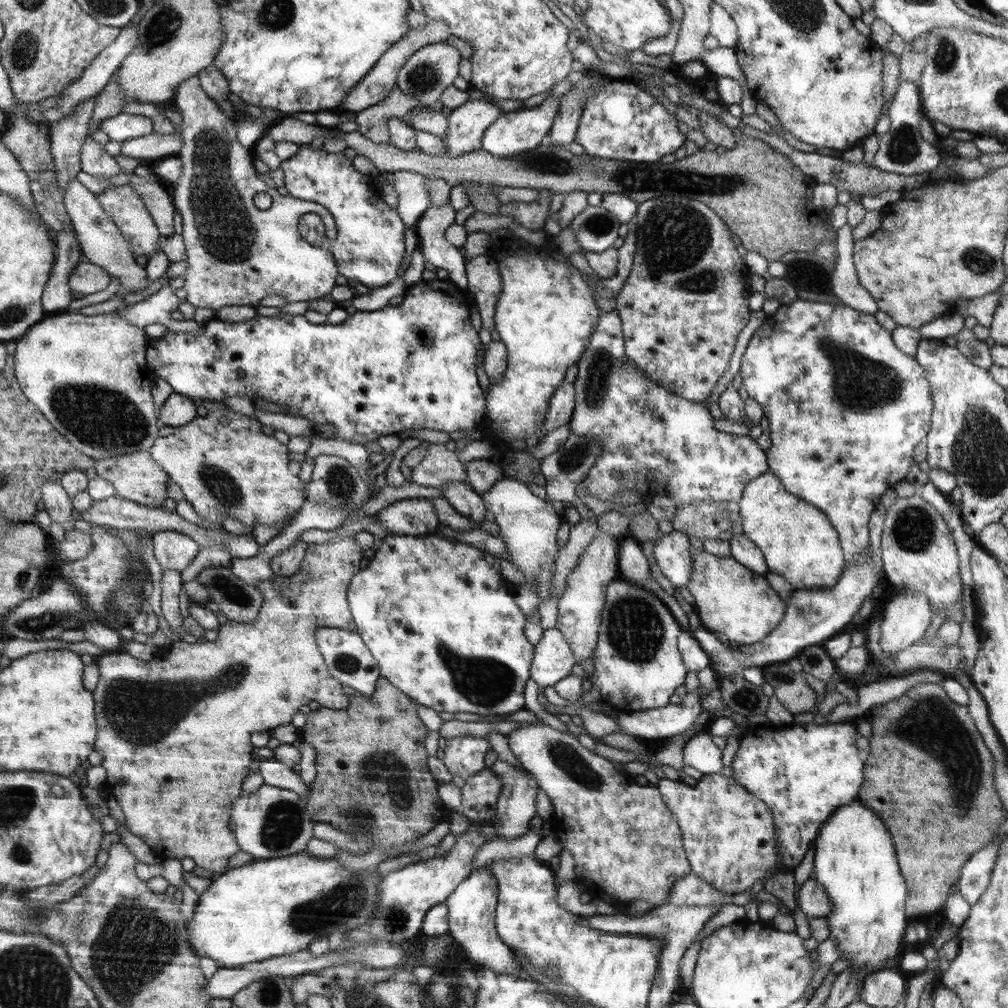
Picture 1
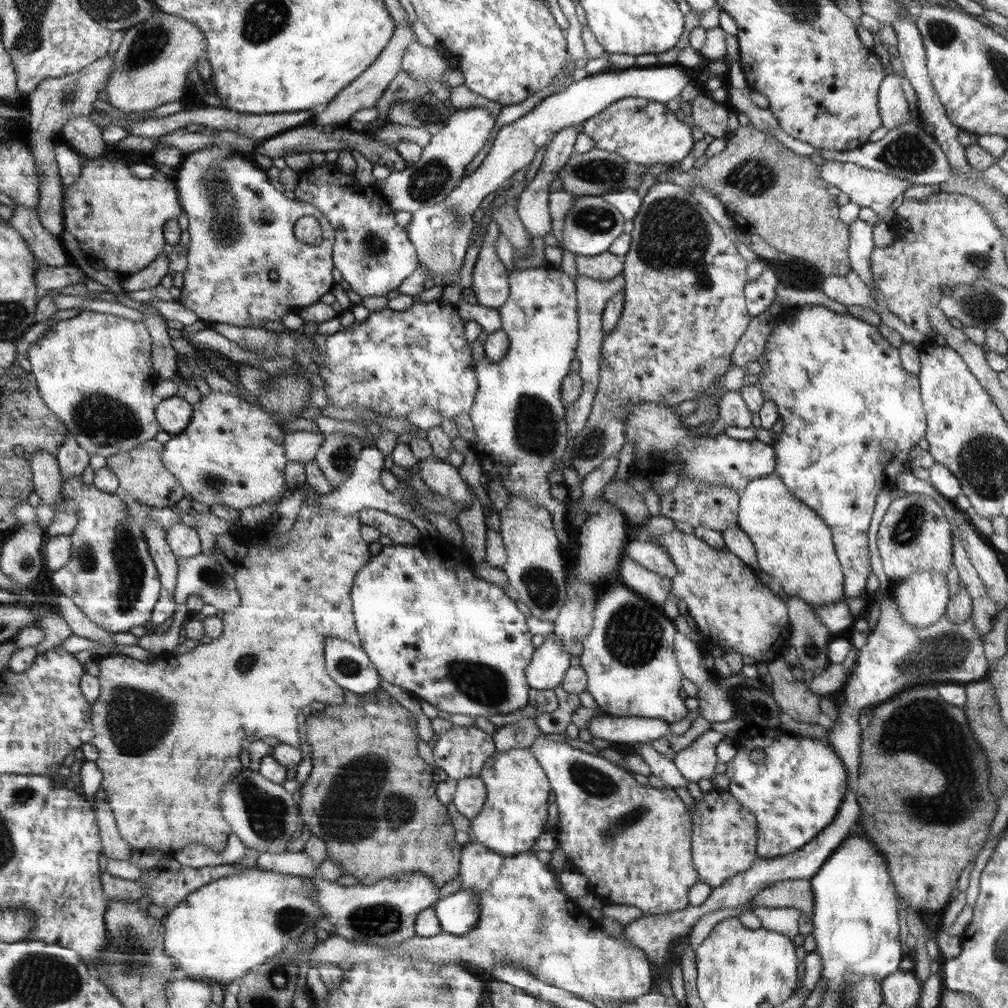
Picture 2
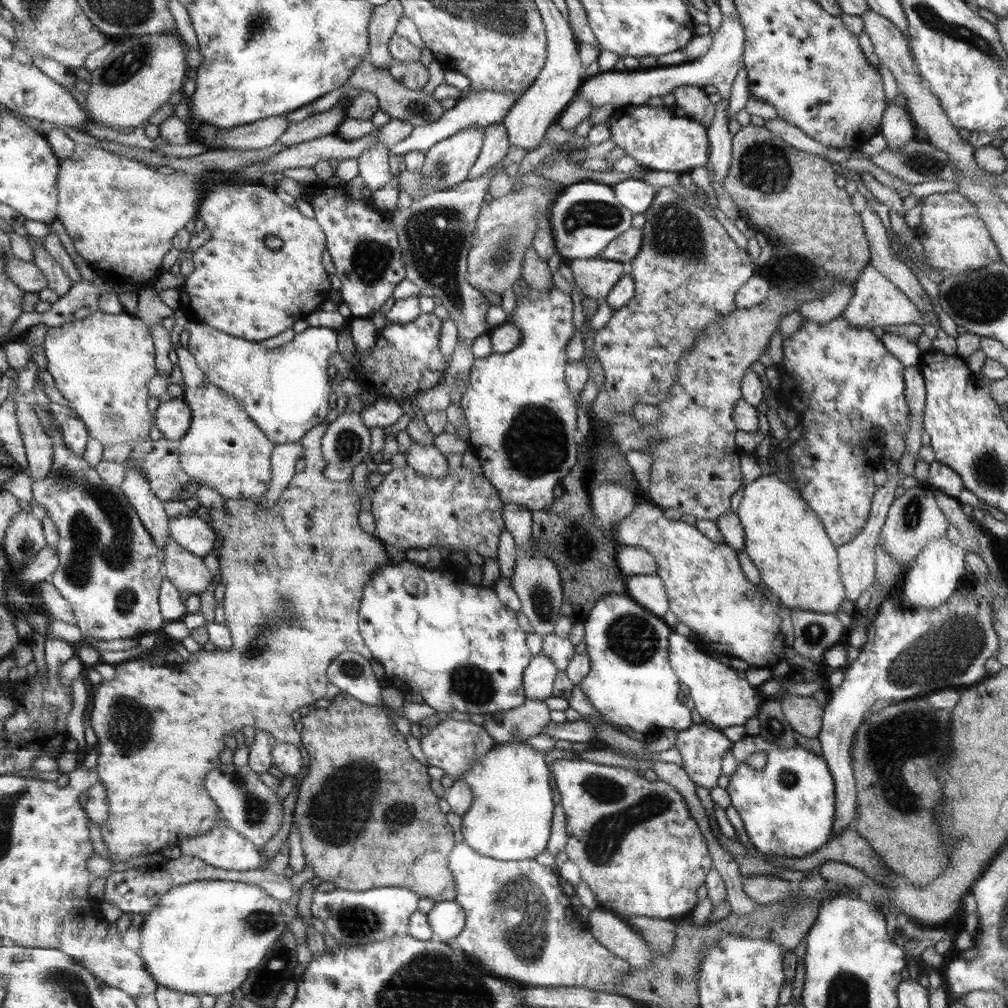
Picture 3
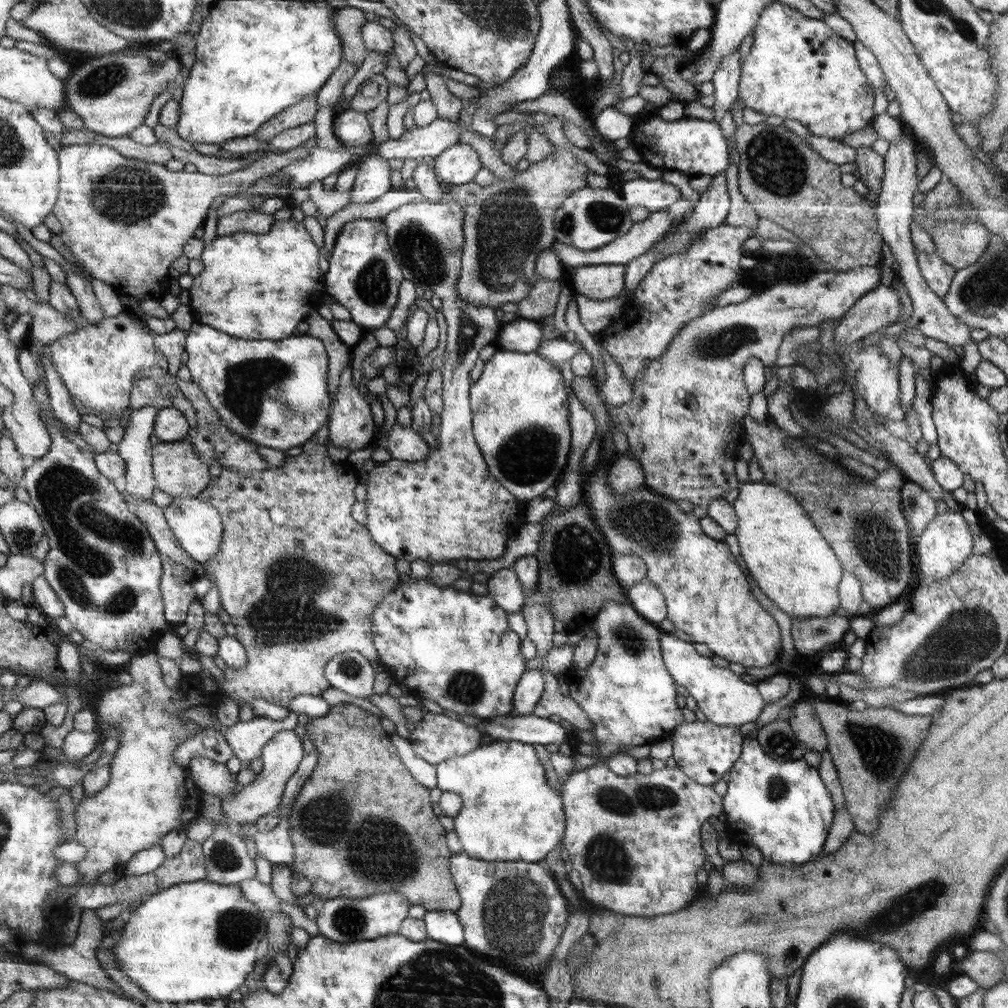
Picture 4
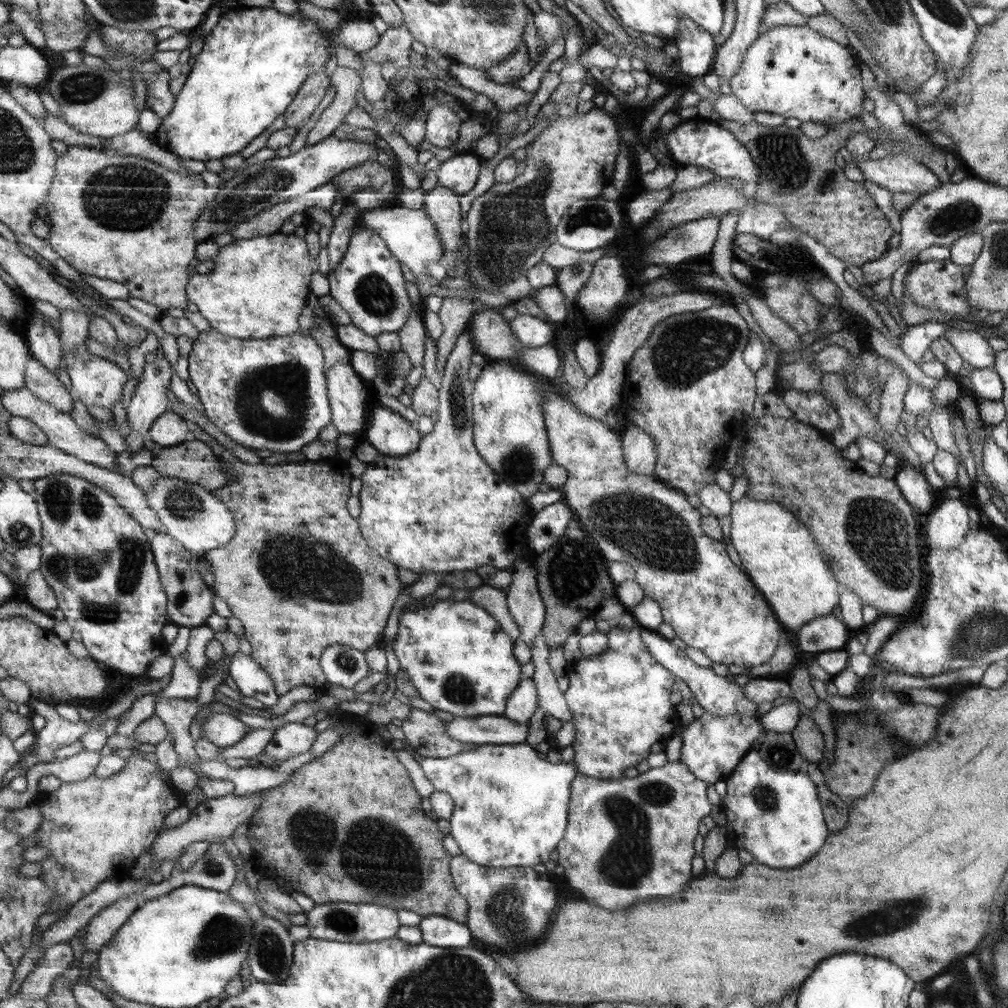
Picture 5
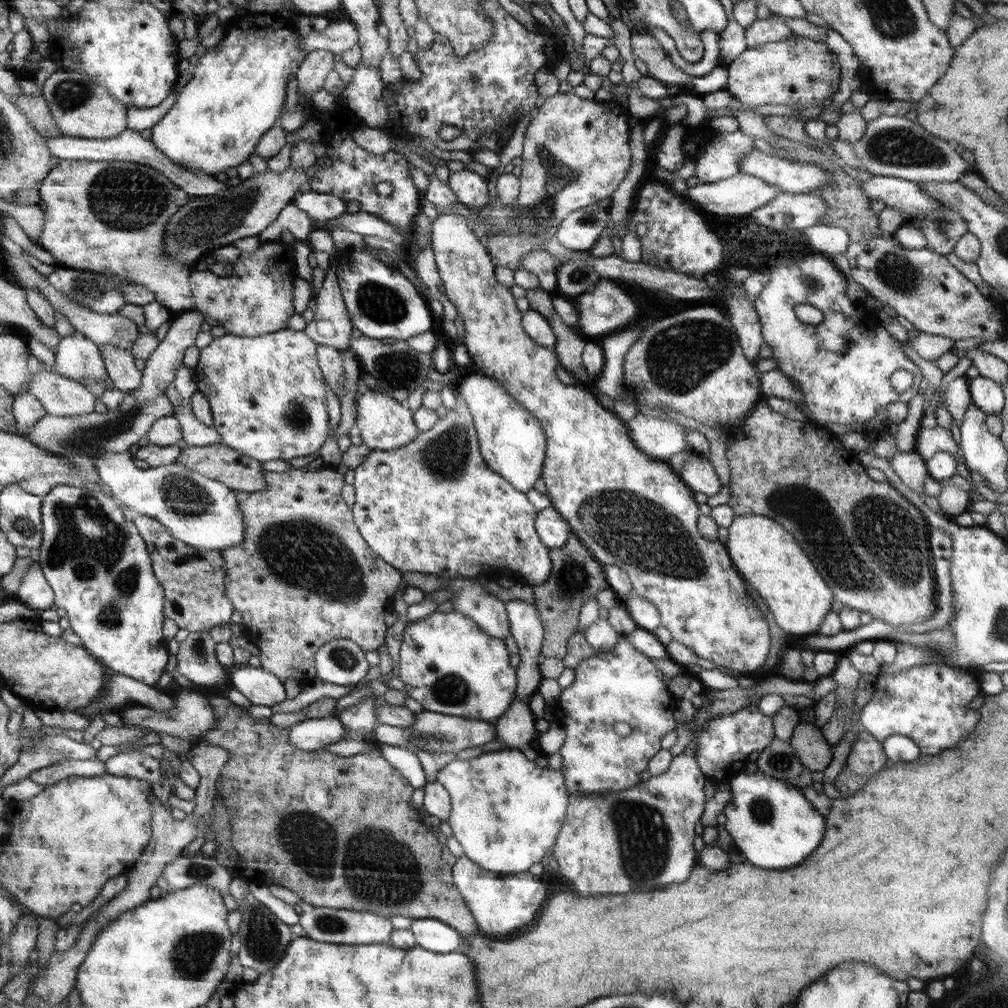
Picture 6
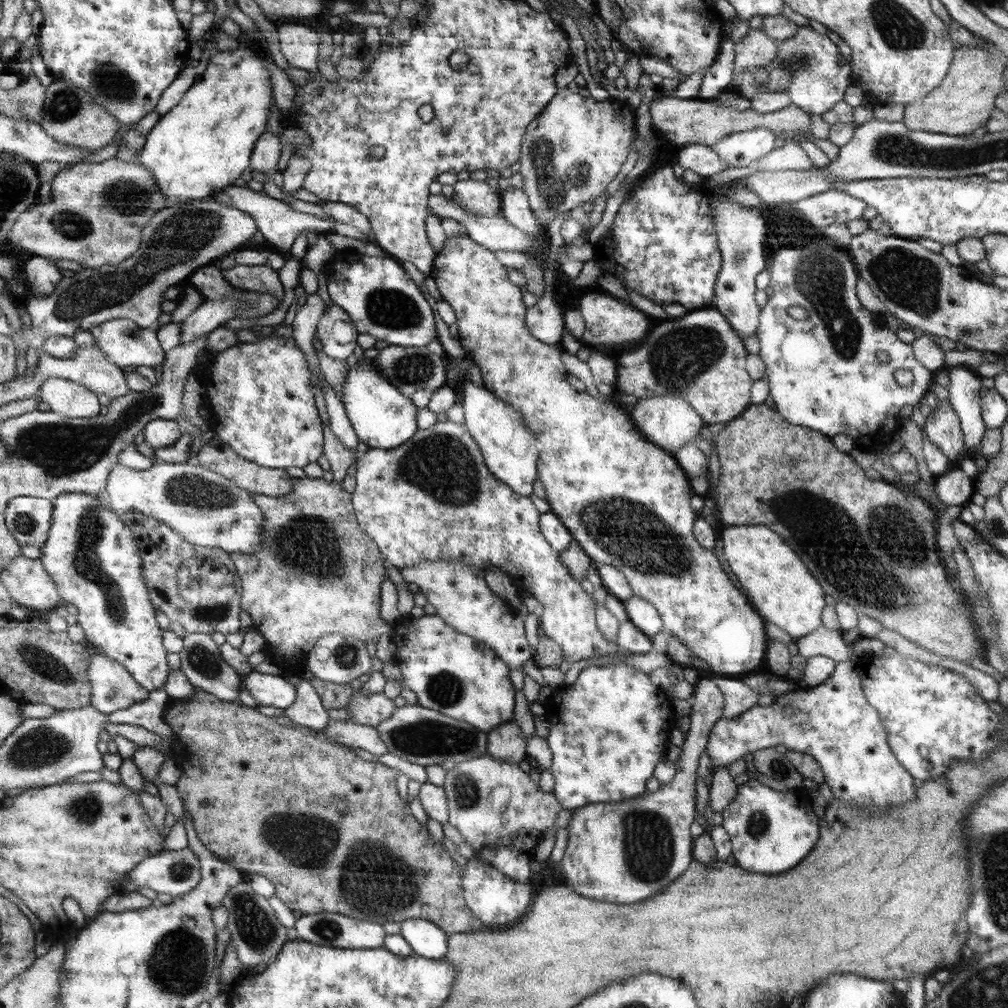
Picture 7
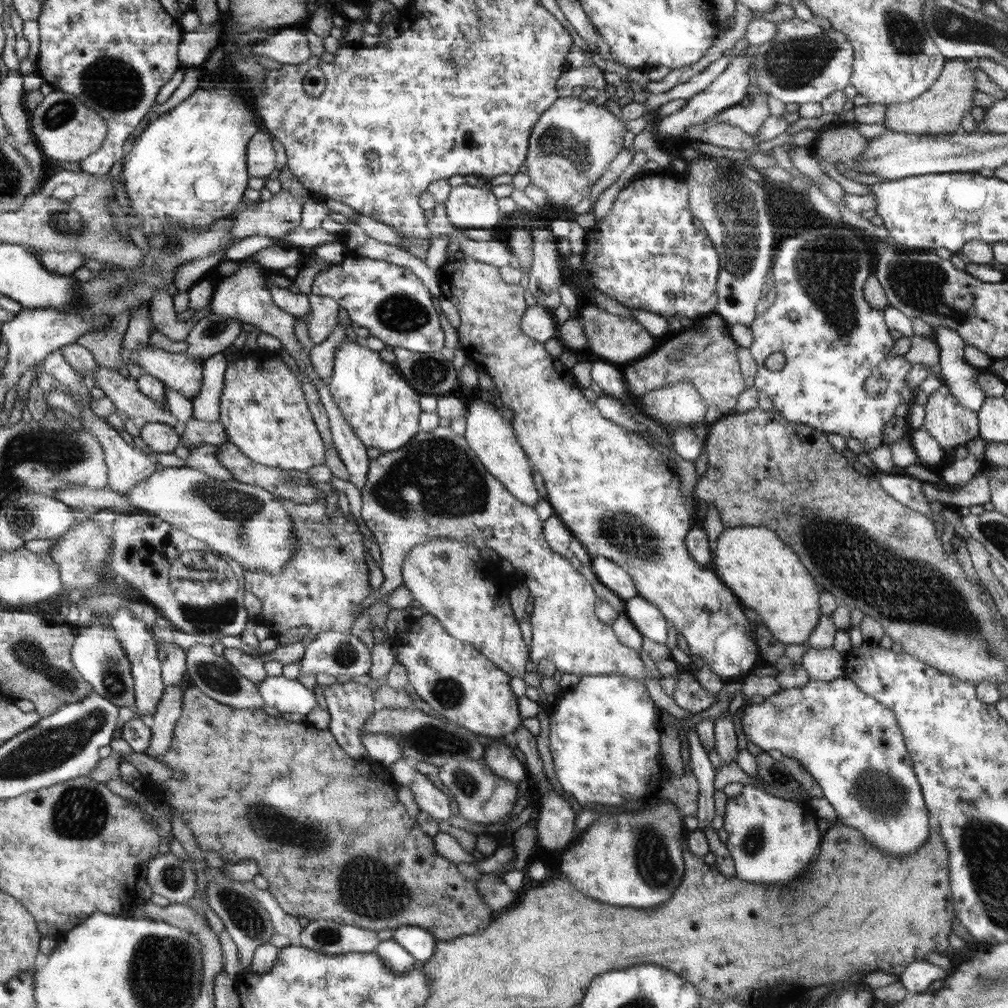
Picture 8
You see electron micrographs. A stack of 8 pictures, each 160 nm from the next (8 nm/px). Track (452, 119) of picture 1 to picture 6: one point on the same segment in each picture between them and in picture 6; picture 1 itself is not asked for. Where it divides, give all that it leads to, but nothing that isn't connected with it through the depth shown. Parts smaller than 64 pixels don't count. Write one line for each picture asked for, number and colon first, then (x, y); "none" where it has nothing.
2: (443, 162)
3: (448, 162)
4: (458, 164)
5: (460, 172)
6: (470, 188)

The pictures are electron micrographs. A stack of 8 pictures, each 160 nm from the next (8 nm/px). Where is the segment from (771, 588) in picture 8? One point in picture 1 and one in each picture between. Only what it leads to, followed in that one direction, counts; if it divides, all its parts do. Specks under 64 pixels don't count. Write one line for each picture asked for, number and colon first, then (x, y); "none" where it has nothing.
1: (798, 542)
2: (793, 544)
3: (785, 539)
4: (791, 561)
5: (779, 553)
6: (769, 558)
7: (771, 572)

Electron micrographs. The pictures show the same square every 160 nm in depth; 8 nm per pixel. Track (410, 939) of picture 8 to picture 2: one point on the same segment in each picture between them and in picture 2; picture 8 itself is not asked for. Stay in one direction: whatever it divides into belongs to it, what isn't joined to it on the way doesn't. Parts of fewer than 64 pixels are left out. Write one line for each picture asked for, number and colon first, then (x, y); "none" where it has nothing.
2: (458, 913)
3: (447, 919)
4: (444, 926)
5: (441, 931)
6: (430, 933)
7: (426, 939)

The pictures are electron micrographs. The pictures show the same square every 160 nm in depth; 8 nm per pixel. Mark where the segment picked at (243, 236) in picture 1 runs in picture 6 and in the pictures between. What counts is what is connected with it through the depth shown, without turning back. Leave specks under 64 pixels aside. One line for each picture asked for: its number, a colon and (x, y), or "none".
2: (244, 264)
3: (238, 285)
4: (257, 286)
5: (257, 289)
6: (256, 299)

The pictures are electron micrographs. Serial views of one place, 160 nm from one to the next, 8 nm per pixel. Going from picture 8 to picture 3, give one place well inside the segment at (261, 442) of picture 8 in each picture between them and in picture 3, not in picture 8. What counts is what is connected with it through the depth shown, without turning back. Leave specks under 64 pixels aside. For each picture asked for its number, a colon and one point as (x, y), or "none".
3: (286, 391)
4: (274, 392)
5: (270, 393)
6: (268, 401)
7: (263, 406)

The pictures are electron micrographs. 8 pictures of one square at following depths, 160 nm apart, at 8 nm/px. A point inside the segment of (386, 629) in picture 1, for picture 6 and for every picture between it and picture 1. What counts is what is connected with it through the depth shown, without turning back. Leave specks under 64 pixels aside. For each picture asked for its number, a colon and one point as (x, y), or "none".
2: (432, 627)
3: (455, 644)
4: (456, 648)
5: (456, 654)
6: (448, 664)

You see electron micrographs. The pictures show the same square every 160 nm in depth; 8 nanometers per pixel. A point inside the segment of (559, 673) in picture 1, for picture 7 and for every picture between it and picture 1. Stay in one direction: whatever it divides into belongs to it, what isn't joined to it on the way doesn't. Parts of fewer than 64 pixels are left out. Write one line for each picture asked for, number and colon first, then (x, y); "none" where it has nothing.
2: (551, 660)
3: (538, 681)
4: (531, 687)
5: (521, 705)
6: (516, 728)
7: (507, 743)

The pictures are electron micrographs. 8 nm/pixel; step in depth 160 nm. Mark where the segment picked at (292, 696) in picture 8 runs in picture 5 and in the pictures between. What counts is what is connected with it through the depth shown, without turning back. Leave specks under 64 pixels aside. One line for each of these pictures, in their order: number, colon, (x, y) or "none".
5: (250, 678)
6: (263, 688)
7: (267, 690)

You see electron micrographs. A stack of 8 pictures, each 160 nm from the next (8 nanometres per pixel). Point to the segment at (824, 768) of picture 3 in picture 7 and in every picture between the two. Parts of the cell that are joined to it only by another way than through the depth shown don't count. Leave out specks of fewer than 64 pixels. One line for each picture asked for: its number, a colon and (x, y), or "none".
4: (783, 807)
5: (775, 814)
6: (772, 823)
7: (771, 829)

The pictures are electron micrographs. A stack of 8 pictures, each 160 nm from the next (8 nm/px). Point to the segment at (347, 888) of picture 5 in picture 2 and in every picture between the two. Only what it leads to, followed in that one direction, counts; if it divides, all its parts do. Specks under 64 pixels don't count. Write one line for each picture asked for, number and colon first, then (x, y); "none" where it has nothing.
2: (369, 796)
3: (367, 818)
4: (401, 847)

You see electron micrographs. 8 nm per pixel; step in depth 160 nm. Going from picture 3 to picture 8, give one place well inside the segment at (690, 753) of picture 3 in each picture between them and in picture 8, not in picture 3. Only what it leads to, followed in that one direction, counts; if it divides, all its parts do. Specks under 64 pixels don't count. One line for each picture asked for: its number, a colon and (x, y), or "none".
4: (705, 751)
5: (712, 747)
6: (722, 751)
7: (834, 722)
8: (852, 744)

